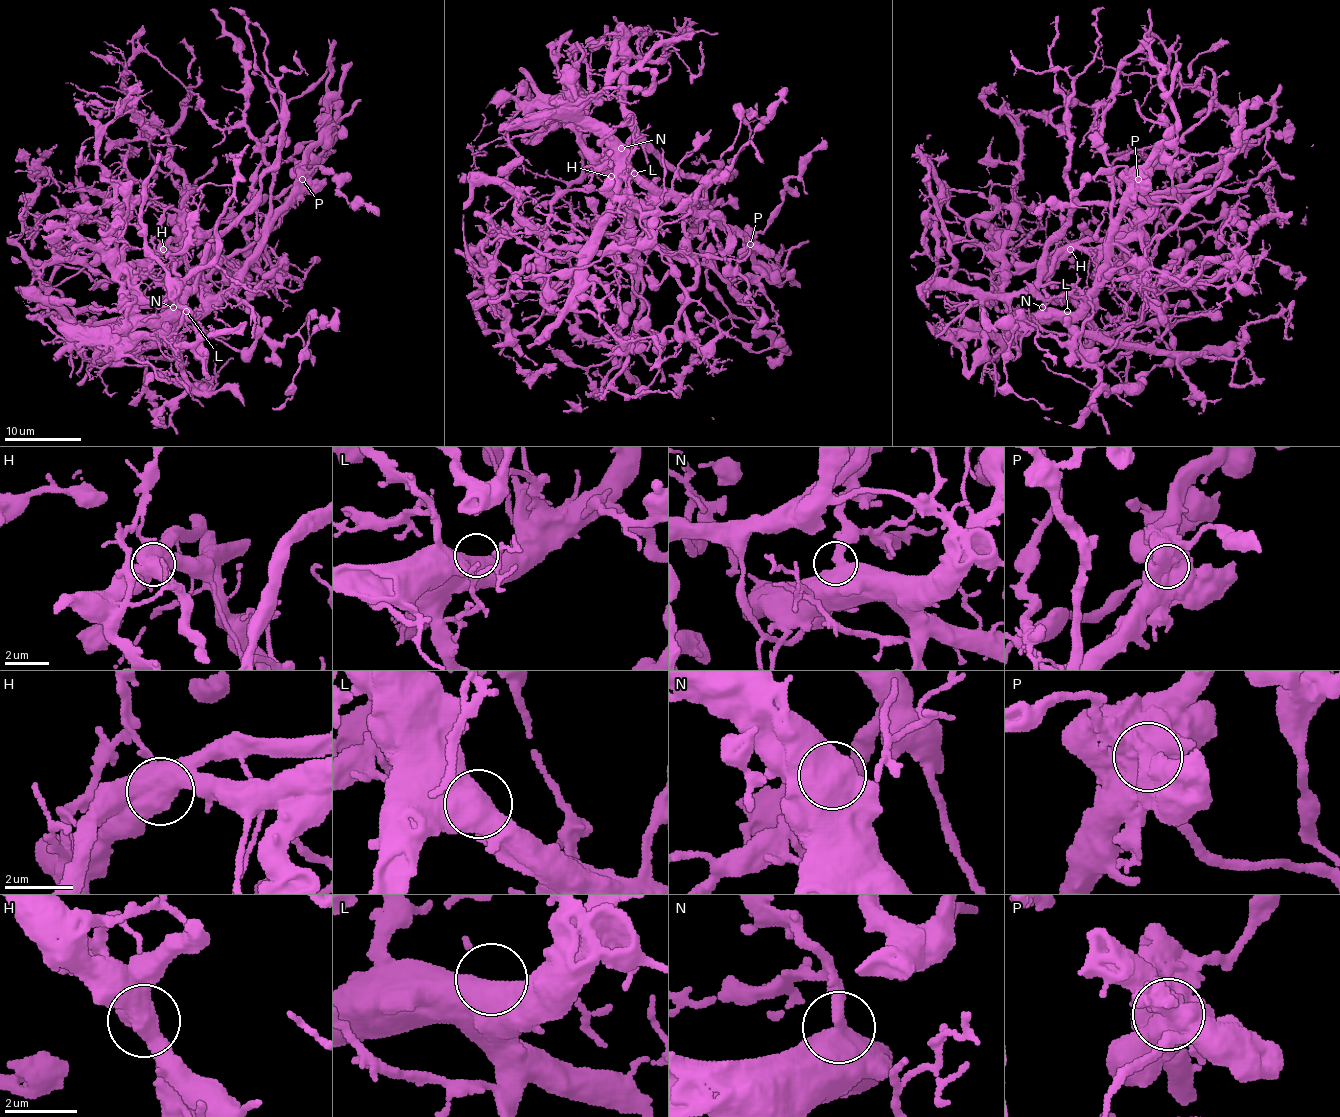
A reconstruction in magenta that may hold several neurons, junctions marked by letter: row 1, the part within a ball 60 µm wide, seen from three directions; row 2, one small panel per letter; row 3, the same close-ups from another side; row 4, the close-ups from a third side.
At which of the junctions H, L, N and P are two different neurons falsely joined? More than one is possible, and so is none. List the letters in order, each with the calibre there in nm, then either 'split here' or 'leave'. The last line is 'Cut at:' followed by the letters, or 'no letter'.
H: calibre 600 nm; split here
L: calibre 750 nm; leave
N: calibre 480 nm; leave
P: calibre 900 nm; split here
Cut at: H, P

